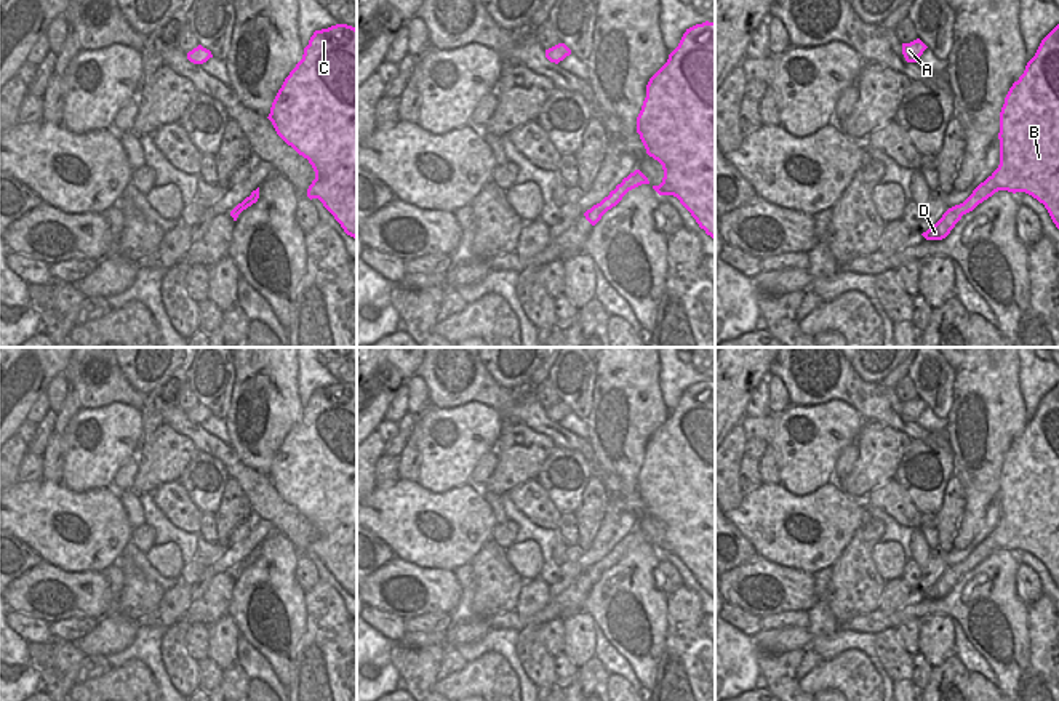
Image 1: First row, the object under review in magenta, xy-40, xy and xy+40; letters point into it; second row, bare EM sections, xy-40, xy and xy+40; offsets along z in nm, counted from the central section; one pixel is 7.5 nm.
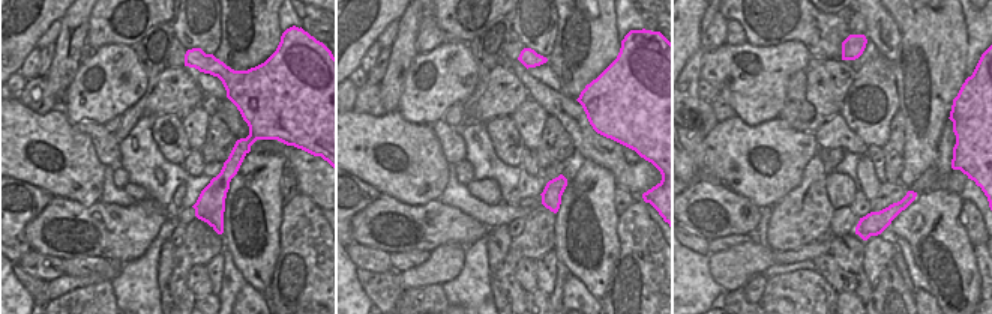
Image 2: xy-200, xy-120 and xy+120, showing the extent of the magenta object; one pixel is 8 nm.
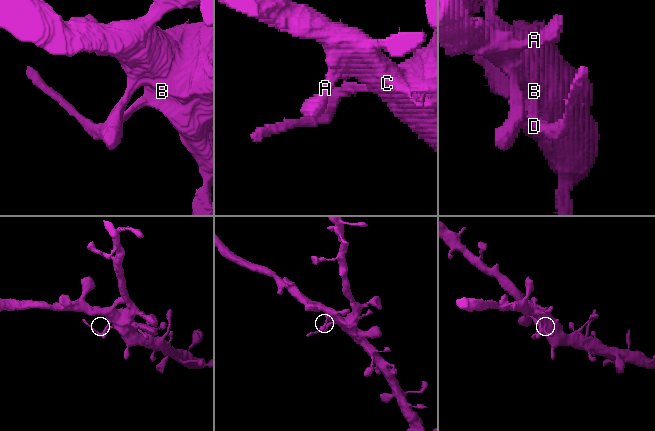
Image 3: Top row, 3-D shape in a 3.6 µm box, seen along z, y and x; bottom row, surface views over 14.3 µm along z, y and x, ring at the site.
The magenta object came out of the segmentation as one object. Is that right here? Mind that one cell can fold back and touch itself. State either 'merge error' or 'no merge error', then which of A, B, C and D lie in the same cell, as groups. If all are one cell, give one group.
merge error; A B C / D

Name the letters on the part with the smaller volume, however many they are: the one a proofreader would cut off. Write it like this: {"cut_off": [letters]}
{"cut_off": ["D"]}

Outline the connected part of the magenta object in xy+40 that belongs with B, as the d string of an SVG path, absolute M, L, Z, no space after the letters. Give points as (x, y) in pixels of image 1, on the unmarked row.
M1059 383L1041 399L1024 432L1009 447L1000 471L1000 523L992 531L995 551L1025 551L1048 568L1059 587Z

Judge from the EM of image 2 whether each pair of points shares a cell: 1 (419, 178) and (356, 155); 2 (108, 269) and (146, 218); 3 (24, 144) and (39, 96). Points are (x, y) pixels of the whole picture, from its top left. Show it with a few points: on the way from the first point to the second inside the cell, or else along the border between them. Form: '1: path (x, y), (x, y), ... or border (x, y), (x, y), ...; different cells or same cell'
1: path (404, 175), (390, 175), (371, 160); same cell
2: border (105, 257), (116, 259), (122, 265); different cells
3: border (18, 96), (38, 113), (62, 105); different cells

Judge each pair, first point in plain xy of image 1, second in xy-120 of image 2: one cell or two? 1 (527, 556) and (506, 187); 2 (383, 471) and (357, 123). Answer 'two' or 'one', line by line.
1: two
2: two

